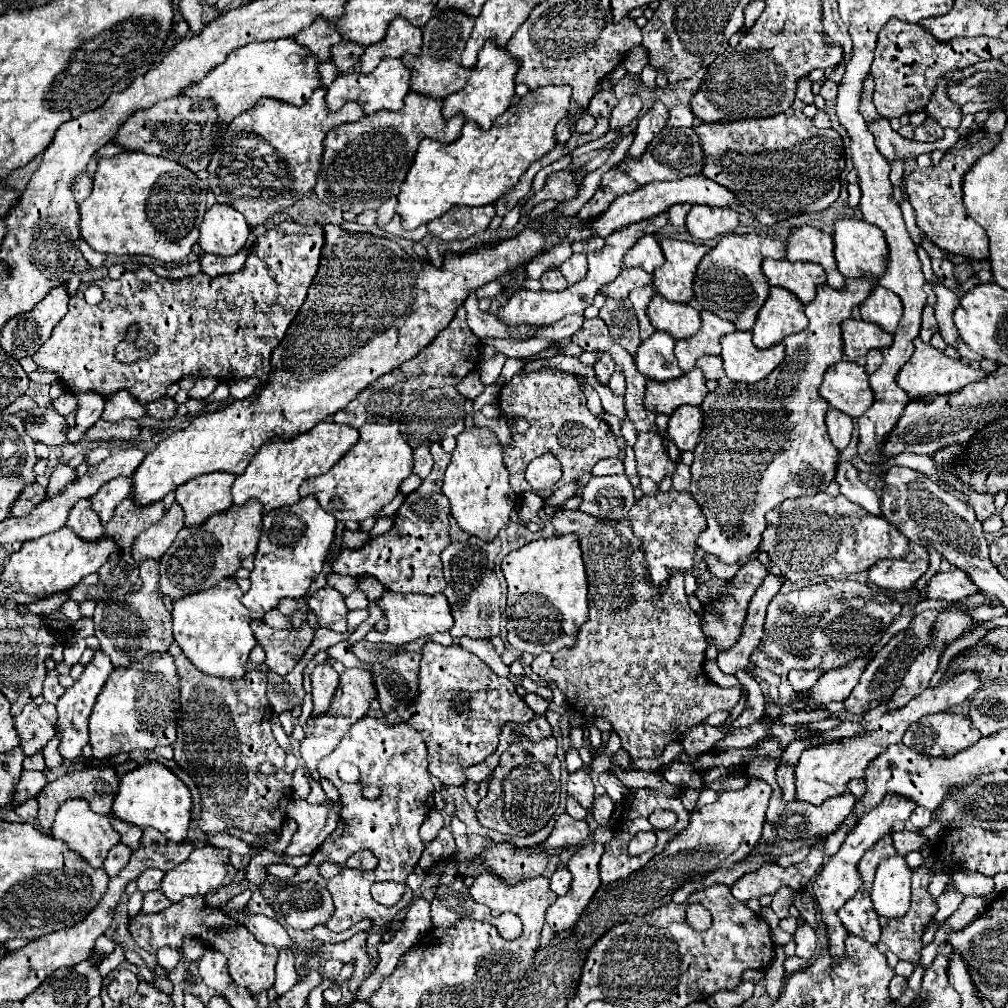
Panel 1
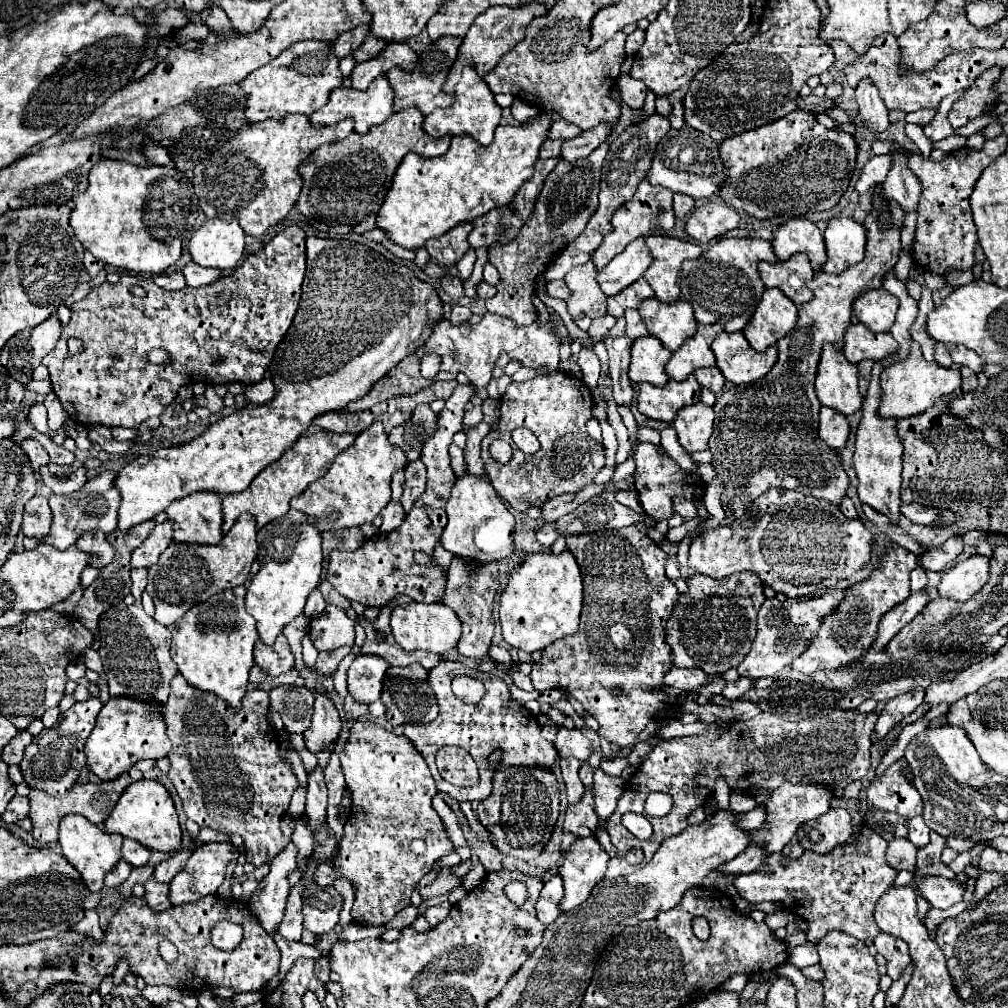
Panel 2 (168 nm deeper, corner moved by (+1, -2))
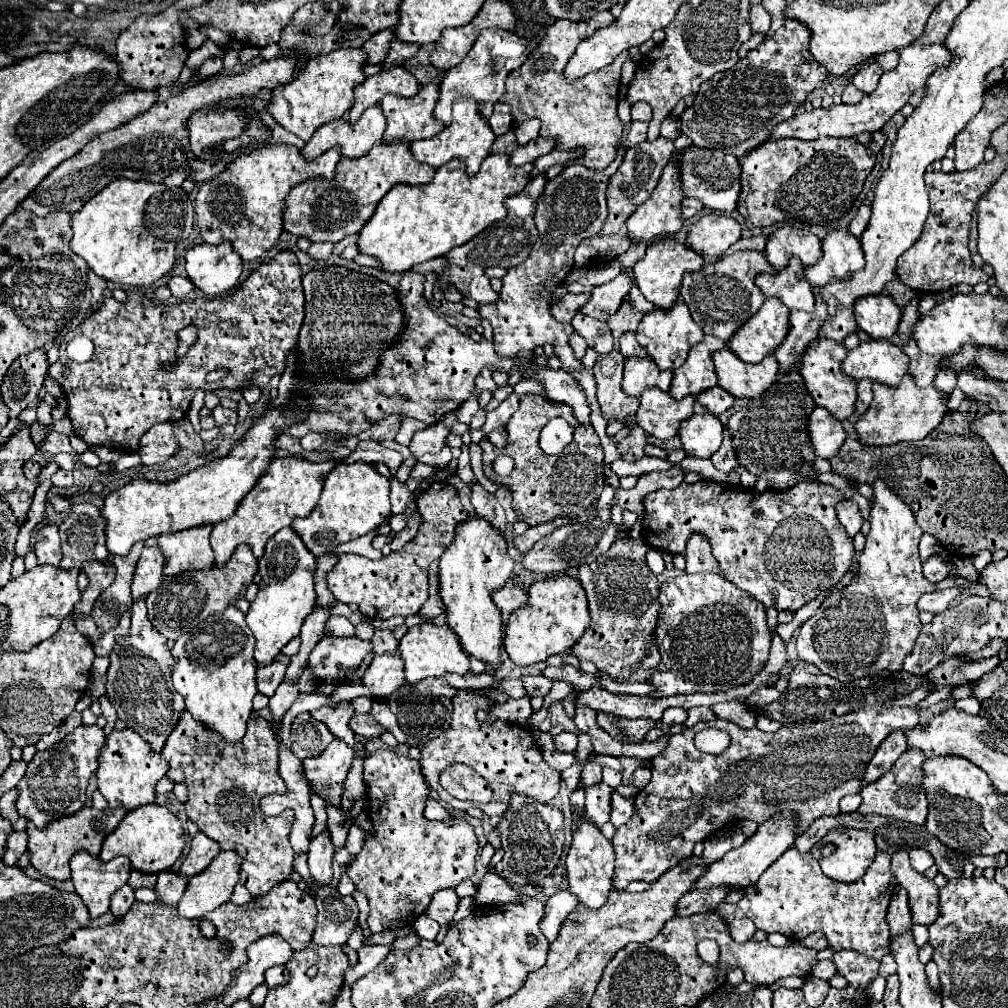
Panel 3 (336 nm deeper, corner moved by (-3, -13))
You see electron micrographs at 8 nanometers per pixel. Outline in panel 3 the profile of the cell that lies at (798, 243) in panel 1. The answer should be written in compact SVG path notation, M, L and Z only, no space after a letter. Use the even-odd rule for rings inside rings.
M792 226L778 228L766 242L766 258L776 270L782 270L792 256L798 256L804 266L818 262L822 256L820 240Z

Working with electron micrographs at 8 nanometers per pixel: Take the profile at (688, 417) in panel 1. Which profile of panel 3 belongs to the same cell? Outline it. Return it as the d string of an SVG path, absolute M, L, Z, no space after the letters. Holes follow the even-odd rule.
M694 414L680 424L680 440L686 456L710 458L722 442L724 426L714 414Z

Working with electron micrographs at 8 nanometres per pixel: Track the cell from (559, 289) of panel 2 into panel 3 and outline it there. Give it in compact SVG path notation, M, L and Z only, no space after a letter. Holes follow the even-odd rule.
M584 292L584 294L566 294L562 300L558 300L558 302L552 306L550 314L552 314L558 322L570 322L572 316L576 314L576 310L578 310L580 306L584 306L588 298L590 298L590 292Z

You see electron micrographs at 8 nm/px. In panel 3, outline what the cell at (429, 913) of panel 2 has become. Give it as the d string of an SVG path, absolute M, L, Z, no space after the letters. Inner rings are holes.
M420 916L420 918L412 924L412 930L414 930L414 934L418 934L422 940L436 940L436 934L438 934L440 926L438 926L438 922L434 922L432 918Z

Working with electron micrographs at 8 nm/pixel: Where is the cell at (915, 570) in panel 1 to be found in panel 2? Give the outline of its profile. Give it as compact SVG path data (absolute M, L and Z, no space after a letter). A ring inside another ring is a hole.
M950 537L942 547L929 551L924 555L924 567L928 570L942 571L950 561L958 557L962 551L962 537Z

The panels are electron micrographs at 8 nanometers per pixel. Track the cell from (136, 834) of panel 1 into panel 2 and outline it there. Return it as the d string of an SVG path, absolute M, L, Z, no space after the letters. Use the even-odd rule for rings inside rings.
M124 839L122 859L134 867L142 867L150 859L150 849L144 849L144 845L138 845L134 839Z

